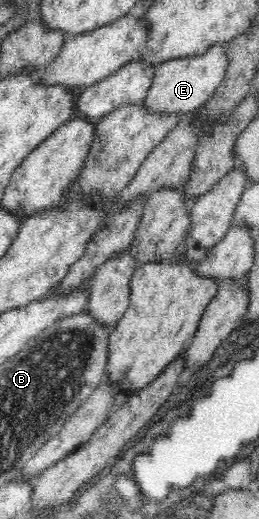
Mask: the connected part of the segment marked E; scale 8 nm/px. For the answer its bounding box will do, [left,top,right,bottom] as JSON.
[143,44,228,115]

